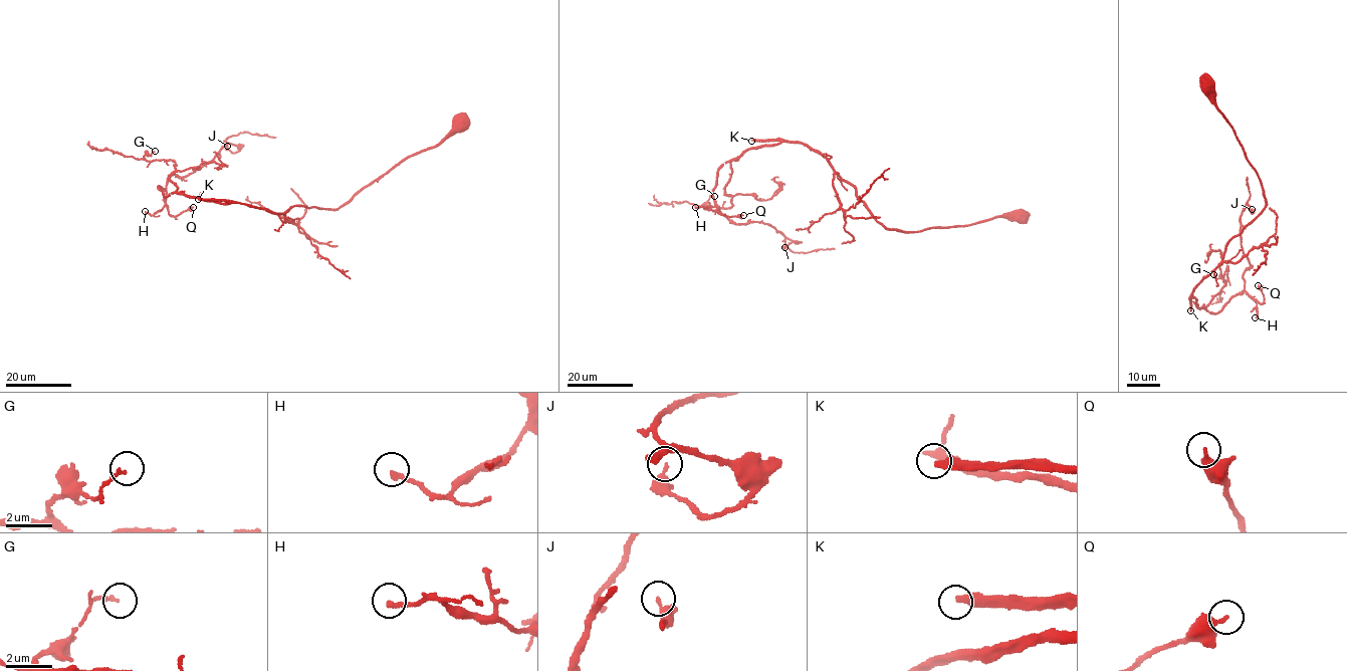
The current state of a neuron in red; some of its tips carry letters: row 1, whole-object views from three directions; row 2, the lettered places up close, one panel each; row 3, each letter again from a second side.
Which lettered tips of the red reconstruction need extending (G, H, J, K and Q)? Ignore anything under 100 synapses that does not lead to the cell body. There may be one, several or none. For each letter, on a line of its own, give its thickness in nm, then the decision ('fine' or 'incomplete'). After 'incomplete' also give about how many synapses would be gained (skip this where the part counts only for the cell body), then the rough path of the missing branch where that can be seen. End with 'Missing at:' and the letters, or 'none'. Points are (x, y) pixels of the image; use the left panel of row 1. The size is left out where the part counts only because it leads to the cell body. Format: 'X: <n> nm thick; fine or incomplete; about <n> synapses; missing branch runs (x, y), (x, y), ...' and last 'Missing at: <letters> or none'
G: 160 nm thick; fine
H: 220 nm thick; fine
J: 360 nm thick; fine
K: 320 nm thick; incomplete; about 450 synapses; missing branch runs (198, 199), (99, 211), (79, 202), (19, 145), (35, 147), (35, 110), (15, 126), (64, 124), (110, 140)
Q: 400 nm thick; fine
Missing at: K

